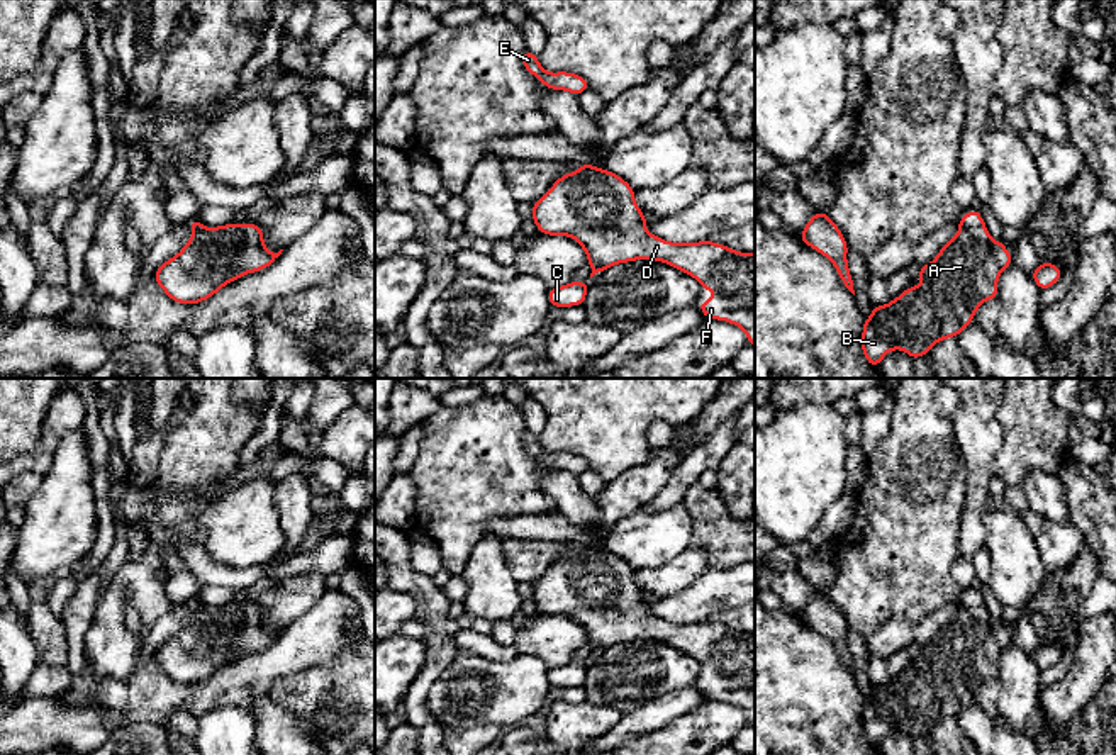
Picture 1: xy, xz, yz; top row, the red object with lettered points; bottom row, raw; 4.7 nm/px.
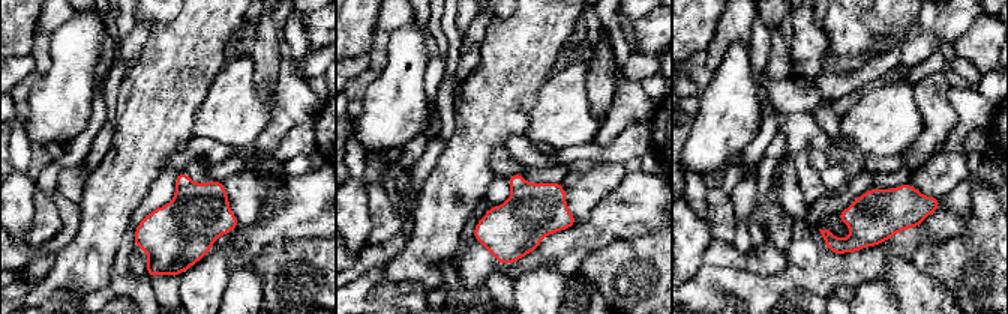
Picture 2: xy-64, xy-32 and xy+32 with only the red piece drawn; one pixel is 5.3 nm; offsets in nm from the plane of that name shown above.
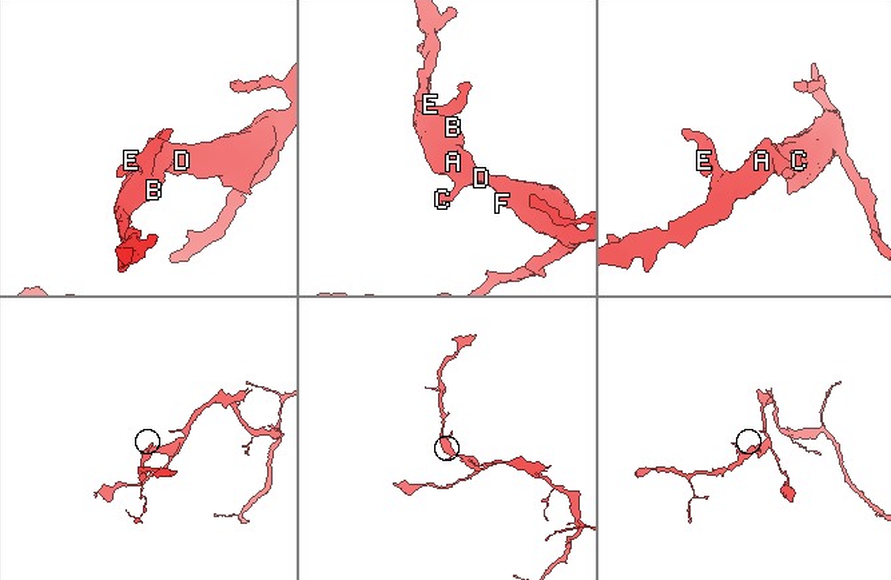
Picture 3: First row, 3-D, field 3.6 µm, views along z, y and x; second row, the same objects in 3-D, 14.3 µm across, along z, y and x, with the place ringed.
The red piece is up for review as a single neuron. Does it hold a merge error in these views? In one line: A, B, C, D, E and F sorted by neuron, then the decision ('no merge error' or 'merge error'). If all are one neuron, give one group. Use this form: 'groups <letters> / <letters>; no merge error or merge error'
groups A B C D E F; no merge error

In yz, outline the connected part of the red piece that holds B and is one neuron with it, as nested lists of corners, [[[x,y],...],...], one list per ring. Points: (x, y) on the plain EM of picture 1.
[[[968,590],[958,602],[958,612],[924,646],[919,646],[921,665],[911,665],[885,685],[873,685],[863,702],[862,731],[870,747],[879,747],[890,730],[902,730],[912,740],[926,736],[935,723],[957,718],[972,701],[977,689],[997,679],[997,660],[1013,643],[1004,623],[994,621],[979,590]]]

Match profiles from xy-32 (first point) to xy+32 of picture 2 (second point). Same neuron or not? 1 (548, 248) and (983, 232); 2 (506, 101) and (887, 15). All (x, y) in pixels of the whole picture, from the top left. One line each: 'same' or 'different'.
1: different
2: different

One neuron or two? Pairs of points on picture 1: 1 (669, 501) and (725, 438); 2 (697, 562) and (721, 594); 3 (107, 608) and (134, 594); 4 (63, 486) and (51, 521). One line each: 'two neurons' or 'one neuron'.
1: one neuron
2: two neurons
3: one neuron
4: one neuron

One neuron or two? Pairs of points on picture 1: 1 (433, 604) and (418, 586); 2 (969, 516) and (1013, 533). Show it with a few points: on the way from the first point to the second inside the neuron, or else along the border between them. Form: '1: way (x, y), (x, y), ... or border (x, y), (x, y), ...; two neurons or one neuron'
1: way (429, 599), (423, 591); one neuron
2: border (986, 509), (984, 542), (981, 545); two neurons

